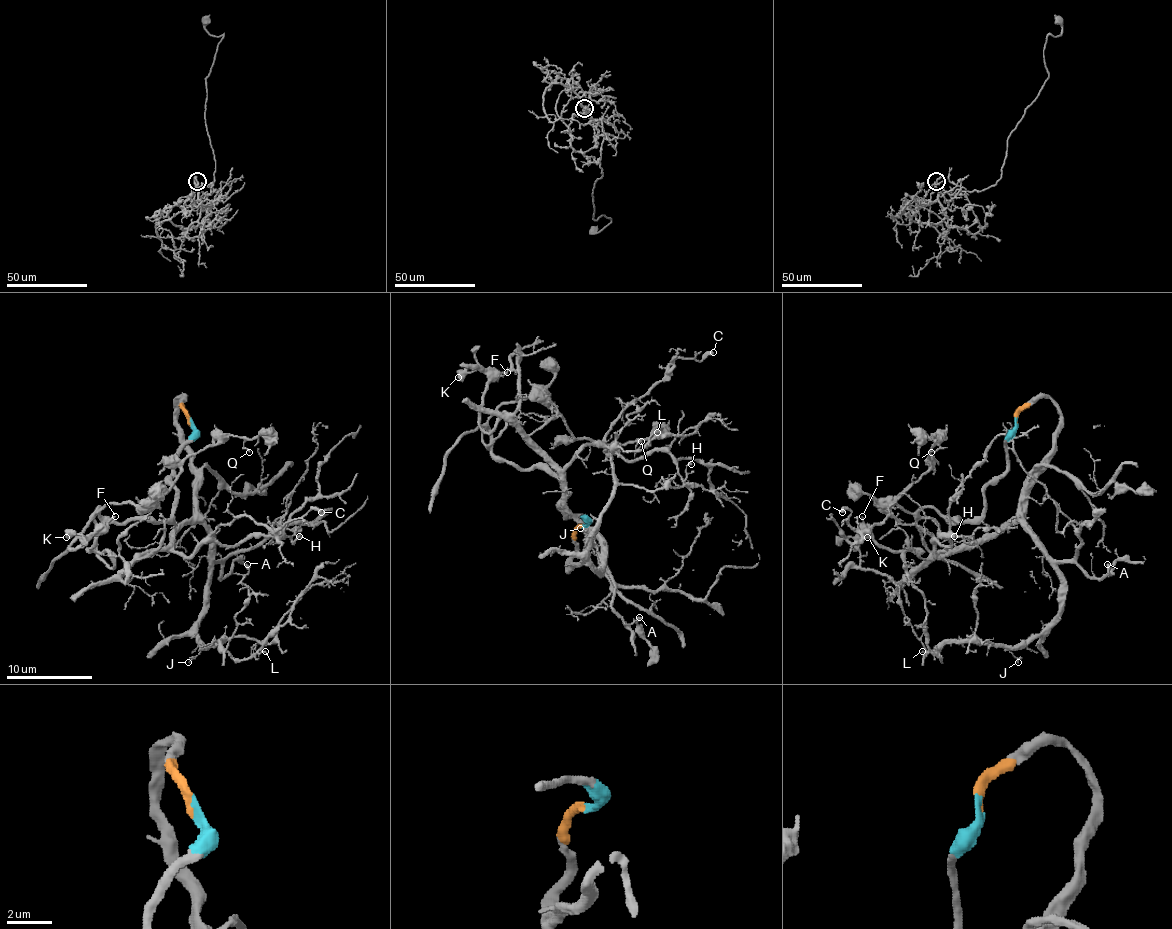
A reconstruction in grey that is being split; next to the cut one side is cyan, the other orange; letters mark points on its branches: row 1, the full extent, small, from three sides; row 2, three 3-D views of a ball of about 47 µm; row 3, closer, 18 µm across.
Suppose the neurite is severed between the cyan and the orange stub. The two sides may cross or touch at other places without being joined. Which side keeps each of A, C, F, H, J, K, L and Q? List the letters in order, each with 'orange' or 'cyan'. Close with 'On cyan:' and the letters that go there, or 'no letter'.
A: orange
C: orange
F: cyan
H: orange
J: orange
K: cyan
L: orange
Q: cyan
On cyan: F, K, Q

